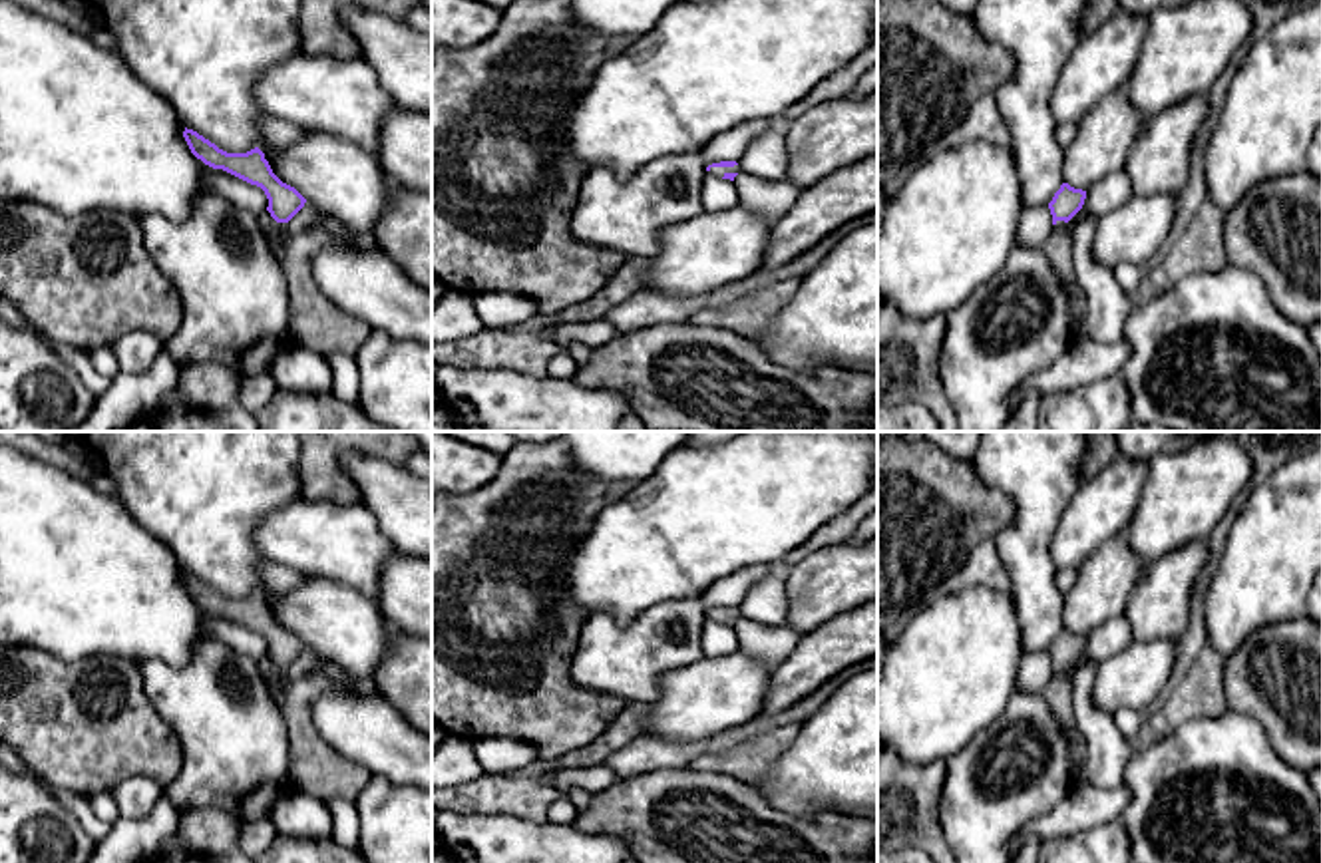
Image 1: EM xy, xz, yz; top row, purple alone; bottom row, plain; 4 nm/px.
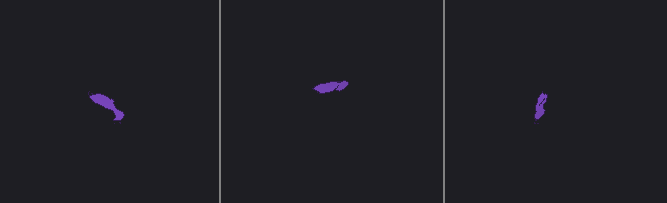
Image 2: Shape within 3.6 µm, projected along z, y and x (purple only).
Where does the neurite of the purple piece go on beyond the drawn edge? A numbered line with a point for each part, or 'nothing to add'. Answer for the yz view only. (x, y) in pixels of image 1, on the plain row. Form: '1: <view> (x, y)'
1: yz (1059, 694)

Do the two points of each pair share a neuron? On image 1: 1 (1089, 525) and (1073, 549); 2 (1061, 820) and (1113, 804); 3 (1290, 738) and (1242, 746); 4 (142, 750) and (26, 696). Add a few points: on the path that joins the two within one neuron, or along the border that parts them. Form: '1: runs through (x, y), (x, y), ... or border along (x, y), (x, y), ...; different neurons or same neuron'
1: runs through (1083, 531), (1073, 543); same neuron
2: runs through (1073, 816), (1087, 806), (1101, 806); same neuron
3: border along (1236, 712), (1248, 714), (1272, 748), (1300, 770); different neurons
4: runs through (114, 732), (78, 726), (54, 714); same neuron

